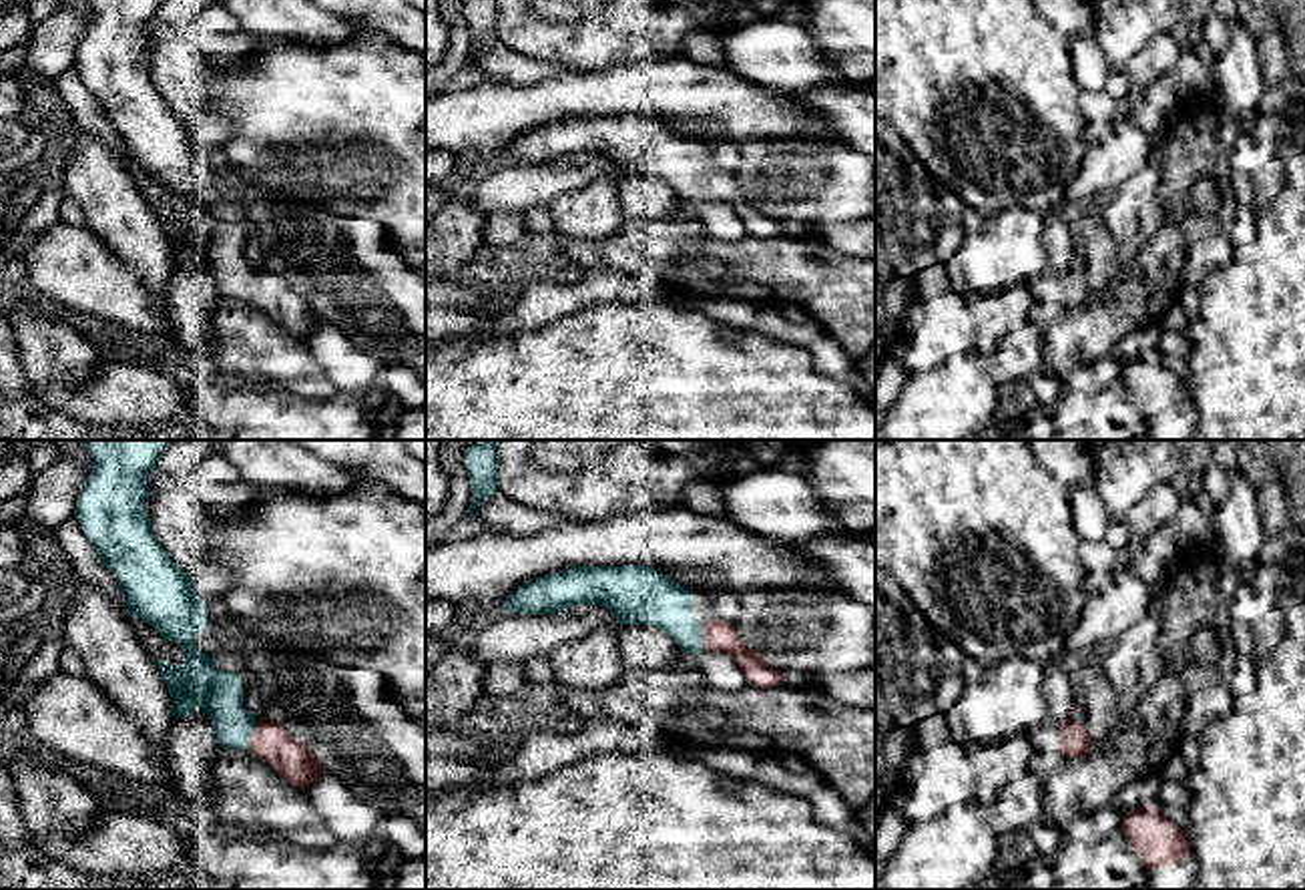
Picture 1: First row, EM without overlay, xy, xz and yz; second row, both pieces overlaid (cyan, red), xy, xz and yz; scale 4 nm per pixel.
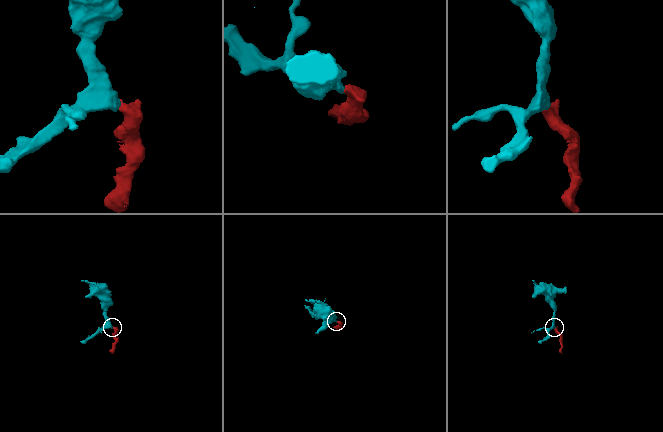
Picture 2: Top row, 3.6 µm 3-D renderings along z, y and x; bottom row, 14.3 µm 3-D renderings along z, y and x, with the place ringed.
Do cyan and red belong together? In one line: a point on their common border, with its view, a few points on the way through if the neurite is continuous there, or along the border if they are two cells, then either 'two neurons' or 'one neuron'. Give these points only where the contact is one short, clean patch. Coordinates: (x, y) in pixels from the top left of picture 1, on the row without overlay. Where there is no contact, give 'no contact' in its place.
meets cyan in xy at (251, 282); runs through xy (209, 238), (251, 282), (270, 292); one neuron

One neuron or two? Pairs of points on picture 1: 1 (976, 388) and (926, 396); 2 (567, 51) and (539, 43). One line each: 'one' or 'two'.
1: one
2: one

